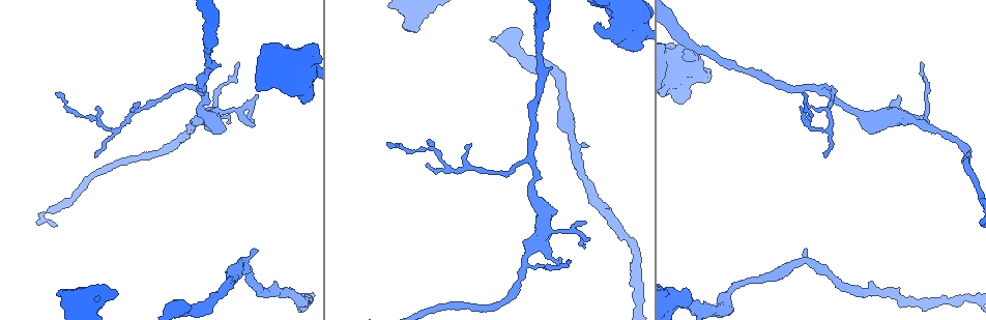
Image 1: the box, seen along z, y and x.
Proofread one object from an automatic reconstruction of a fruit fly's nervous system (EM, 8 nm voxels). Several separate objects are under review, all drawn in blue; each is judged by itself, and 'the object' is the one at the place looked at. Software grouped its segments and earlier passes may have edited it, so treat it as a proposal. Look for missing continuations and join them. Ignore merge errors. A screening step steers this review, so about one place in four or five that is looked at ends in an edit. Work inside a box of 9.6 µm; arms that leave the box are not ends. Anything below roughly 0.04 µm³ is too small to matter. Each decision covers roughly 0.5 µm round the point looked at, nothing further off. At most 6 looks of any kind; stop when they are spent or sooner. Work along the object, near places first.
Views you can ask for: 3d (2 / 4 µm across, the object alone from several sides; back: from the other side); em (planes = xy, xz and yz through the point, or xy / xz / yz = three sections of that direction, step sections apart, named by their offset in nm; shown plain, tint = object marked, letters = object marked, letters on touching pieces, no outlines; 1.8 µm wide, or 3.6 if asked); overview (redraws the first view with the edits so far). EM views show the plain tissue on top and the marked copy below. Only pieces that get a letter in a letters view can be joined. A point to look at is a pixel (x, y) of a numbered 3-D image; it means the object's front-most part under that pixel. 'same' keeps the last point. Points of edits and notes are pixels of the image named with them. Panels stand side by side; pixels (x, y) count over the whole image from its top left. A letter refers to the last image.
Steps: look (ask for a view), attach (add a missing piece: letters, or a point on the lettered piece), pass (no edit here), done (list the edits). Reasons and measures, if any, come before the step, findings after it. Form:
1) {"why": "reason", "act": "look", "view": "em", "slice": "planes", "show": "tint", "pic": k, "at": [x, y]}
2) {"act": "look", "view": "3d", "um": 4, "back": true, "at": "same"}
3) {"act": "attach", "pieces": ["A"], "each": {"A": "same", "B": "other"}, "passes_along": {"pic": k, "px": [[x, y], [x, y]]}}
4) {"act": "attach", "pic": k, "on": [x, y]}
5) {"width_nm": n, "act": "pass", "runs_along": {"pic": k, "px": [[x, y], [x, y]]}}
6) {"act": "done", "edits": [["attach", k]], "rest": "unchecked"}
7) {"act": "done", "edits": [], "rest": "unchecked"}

{"why": "thin end", "act": "look", "view": "em", "slice": "planes", "show": "letters", "pic": 1, "at": [99, 107]}

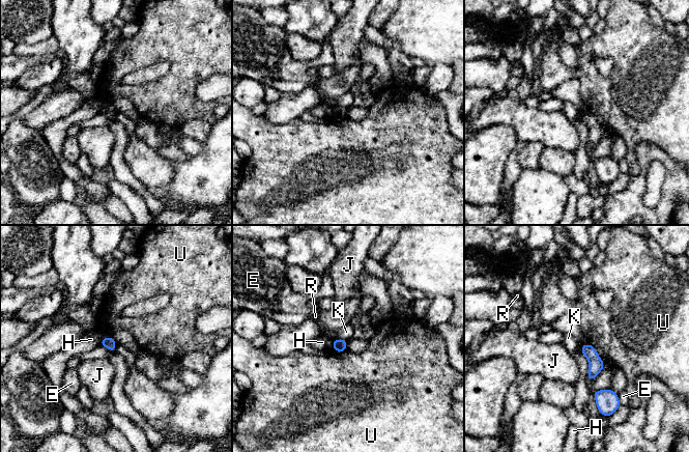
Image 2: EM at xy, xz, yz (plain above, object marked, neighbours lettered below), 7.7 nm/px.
{"width_nm": 90, "act": "pass", "each": {"E": "other", "H": "other", "J": "other", "K": "other", "R": "other", "U": "other"}, "found": "no lettered piece goes on from it"}

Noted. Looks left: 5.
{"why": "free end", "act": "look", "view": "em", "slice": "yz", "step": 16, "show": "tint", "pic": 1, "at": [567, 261]}

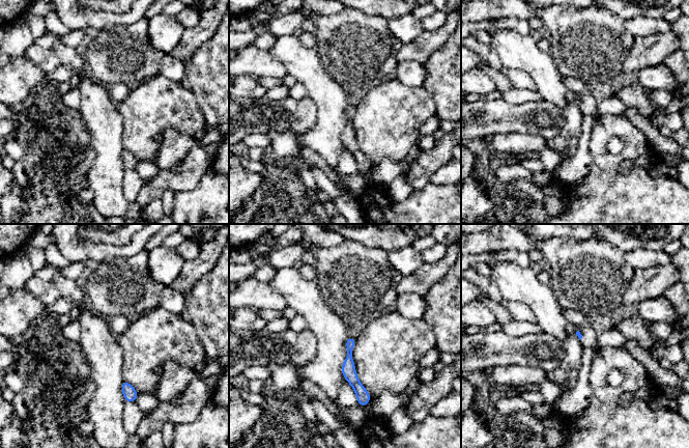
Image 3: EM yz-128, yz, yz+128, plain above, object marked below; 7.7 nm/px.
{"act": "look", "view": "em", "slice": "planes", "show": "letters", "at": "same"}

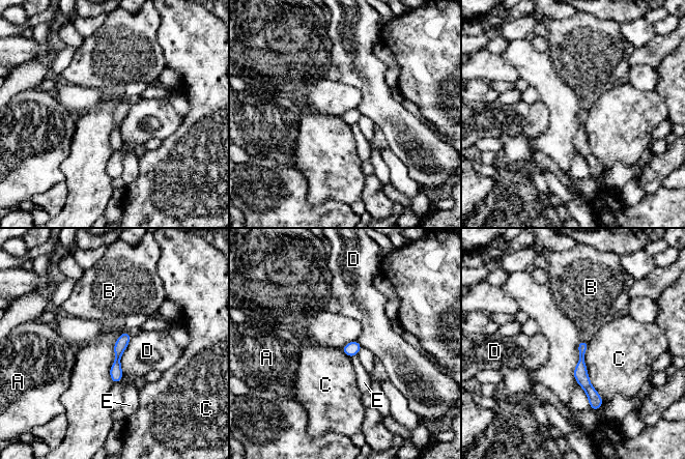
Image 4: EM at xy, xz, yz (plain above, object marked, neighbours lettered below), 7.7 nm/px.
{"longest_contact_nm": ["C", 480], "act": "pass", "each": {"A": "other", "B": "other", "C": "other", "D": "other", "E": "other"}, "runs_along": {"pic": 4, "px": [[582, 343], [581, 378], [593, 404]]}, "found": "no lettered piece goes on from it"}

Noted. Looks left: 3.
{"why": "branch stops here", "act": "look", "view": "em", "um": 3.6, "slice": "yz", "step": 4, "show": "tint", "pic": 1, "at": [706, 82]}

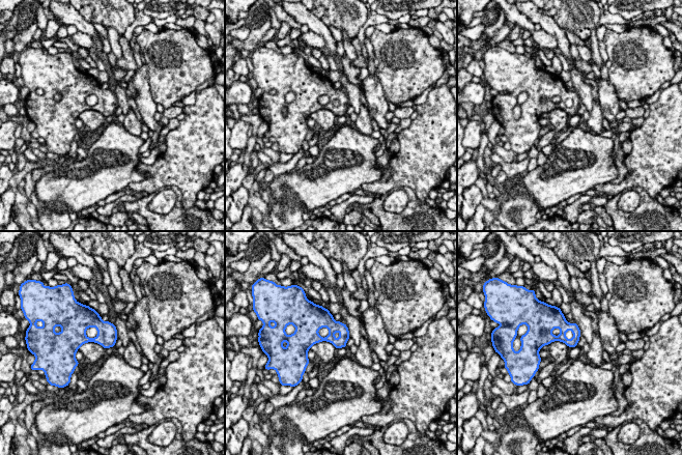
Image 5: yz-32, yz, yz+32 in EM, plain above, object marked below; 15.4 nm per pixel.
{"why": "another direction", "act": "look", "view": "em", "um": 3.6, "slice": "planes", "show": "letters", "at": "same"}

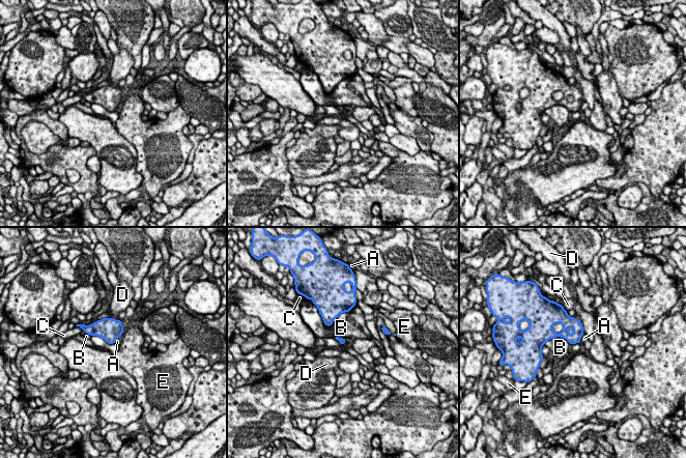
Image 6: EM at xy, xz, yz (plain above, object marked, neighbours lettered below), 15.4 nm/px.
{"act": "pass", "each": {"A": "other", "B": "other", "C": "other", "D": "other", "E": "other"}, "border": {"pic": 6, "px": [[583, 333], [579, 342]]}, "found": "no lettered piece goes on from it"}

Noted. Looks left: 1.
{"act": "done", "edits": [], "rest": "unchecked"}

